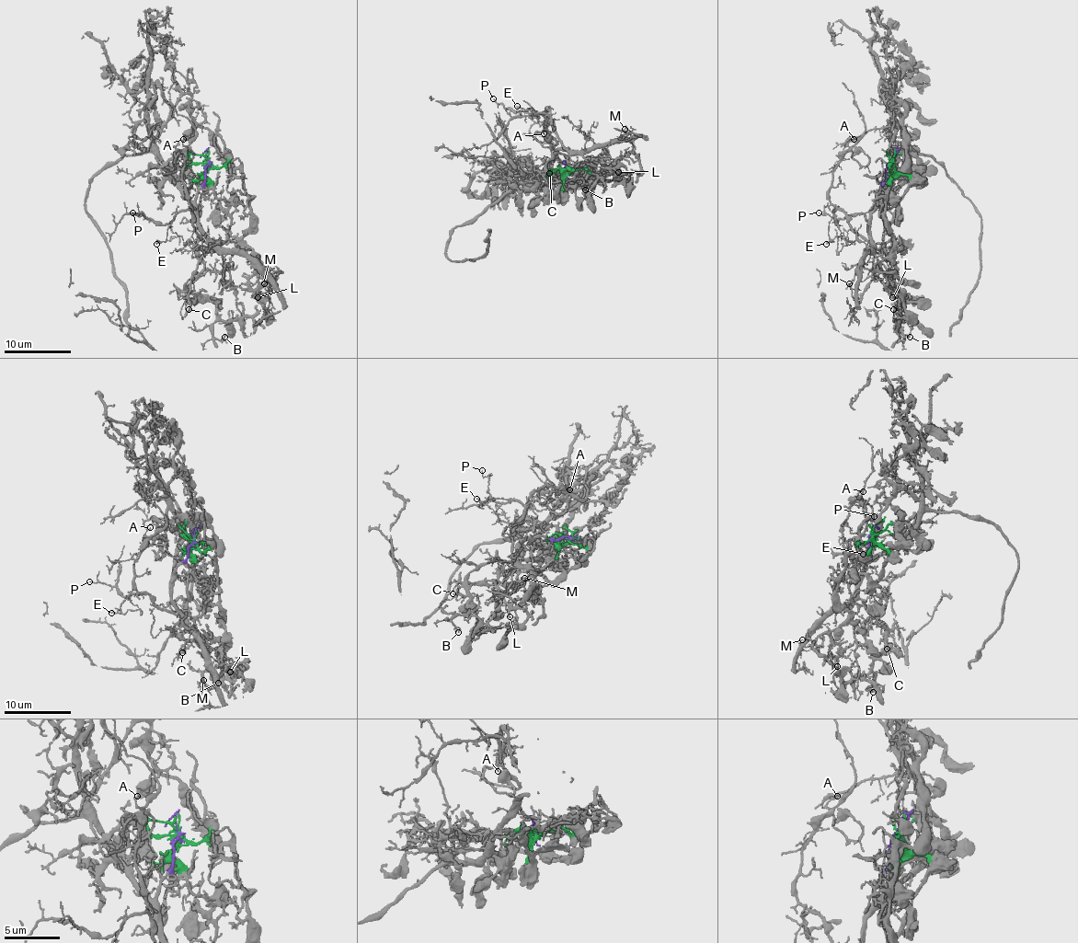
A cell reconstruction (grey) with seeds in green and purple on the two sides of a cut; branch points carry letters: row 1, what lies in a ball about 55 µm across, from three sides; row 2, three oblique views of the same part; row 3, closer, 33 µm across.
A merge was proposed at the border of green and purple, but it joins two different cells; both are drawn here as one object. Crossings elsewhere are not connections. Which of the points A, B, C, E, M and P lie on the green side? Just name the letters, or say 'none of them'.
B, C

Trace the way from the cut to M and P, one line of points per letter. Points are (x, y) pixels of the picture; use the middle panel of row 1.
M: (568, 171), (556, 156), (558, 151), (579, 151), (622, 138), (632, 138), (630, 132), (624, 129)
P: (568, 171), (556, 156), (558, 151), (565, 147), (554, 131), (550, 118), (540, 112), (511, 116), (493, 99)

